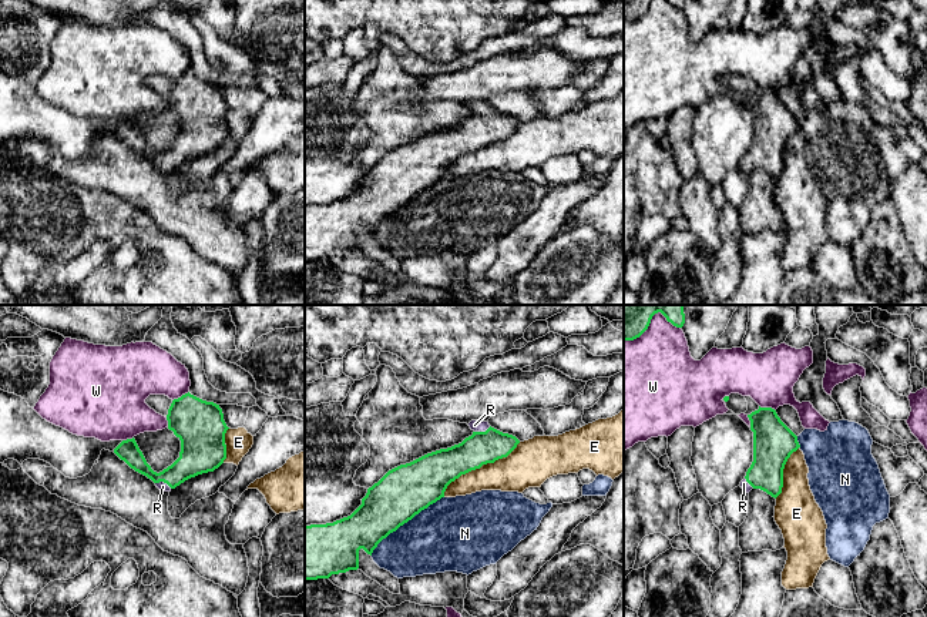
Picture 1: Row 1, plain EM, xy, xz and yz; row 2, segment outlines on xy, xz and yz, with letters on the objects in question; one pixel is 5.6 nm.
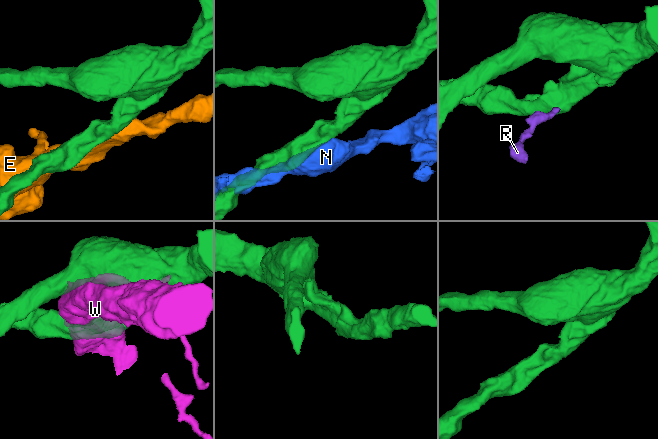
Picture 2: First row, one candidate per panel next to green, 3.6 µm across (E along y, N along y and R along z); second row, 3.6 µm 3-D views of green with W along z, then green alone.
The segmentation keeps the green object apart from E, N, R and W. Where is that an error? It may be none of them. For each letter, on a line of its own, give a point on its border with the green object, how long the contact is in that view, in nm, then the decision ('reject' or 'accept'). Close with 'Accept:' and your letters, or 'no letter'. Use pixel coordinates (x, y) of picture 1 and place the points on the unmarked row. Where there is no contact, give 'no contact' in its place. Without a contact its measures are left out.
E: xz (479, 148) | 550 nm | reject
N: xz (405, 203) | 550 nm | reject
R: xz (482, 113) | 100 nm | accept
W: xy (181, 77) | 110 nm | reject
Accept: R

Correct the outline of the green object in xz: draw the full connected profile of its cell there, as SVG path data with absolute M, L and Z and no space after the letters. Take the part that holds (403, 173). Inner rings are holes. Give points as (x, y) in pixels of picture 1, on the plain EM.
M471 101L468 107L473 115L461 124L389 151L350 197L305 207L305 261L357 251L360 229L372 237L383 219L444 178L451 162L507 138L520 124L488 103Z

